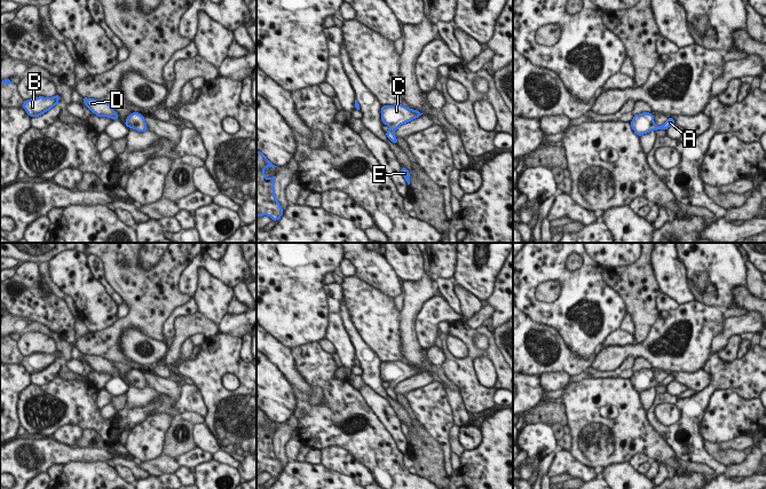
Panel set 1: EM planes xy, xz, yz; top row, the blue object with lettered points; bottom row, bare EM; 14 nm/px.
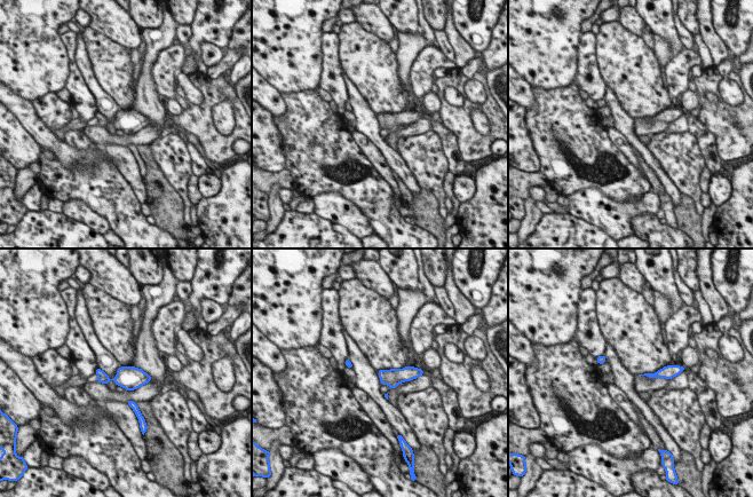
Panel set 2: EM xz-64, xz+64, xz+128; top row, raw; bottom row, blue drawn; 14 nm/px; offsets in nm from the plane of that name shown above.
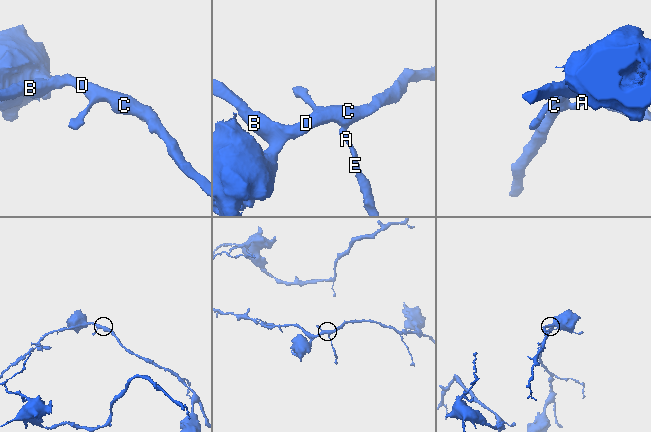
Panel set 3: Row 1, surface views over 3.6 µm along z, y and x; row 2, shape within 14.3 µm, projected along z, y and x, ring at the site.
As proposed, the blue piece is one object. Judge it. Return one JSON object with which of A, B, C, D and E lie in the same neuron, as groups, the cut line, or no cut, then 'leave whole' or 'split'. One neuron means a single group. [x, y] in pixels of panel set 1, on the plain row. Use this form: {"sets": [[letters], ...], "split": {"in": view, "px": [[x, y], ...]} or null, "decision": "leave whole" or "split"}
{"sets": [["A", "B", "C", "D", "E"]], "split": null, "decision": "leave whole"}

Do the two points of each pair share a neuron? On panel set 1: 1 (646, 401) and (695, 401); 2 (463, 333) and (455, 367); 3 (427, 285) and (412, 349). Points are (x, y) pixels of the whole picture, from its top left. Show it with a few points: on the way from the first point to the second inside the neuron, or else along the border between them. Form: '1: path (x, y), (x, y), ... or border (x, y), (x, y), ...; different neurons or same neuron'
1: border (657, 394), (653, 404), (646, 411); different neurons
2: path (470, 342), (471, 356), (464, 363); same neuron
3: path (413, 301), (410, 312), (410, 333); same neuron

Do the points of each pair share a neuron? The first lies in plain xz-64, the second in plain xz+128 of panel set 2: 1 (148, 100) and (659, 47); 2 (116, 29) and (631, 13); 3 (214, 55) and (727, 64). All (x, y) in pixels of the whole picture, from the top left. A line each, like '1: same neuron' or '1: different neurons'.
1: same neuron
2: same neuron
3: different neurons

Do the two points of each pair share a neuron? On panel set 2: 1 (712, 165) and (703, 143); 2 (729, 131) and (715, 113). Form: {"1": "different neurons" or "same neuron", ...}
{"1": "same neuron", "2": "same neuron"}

